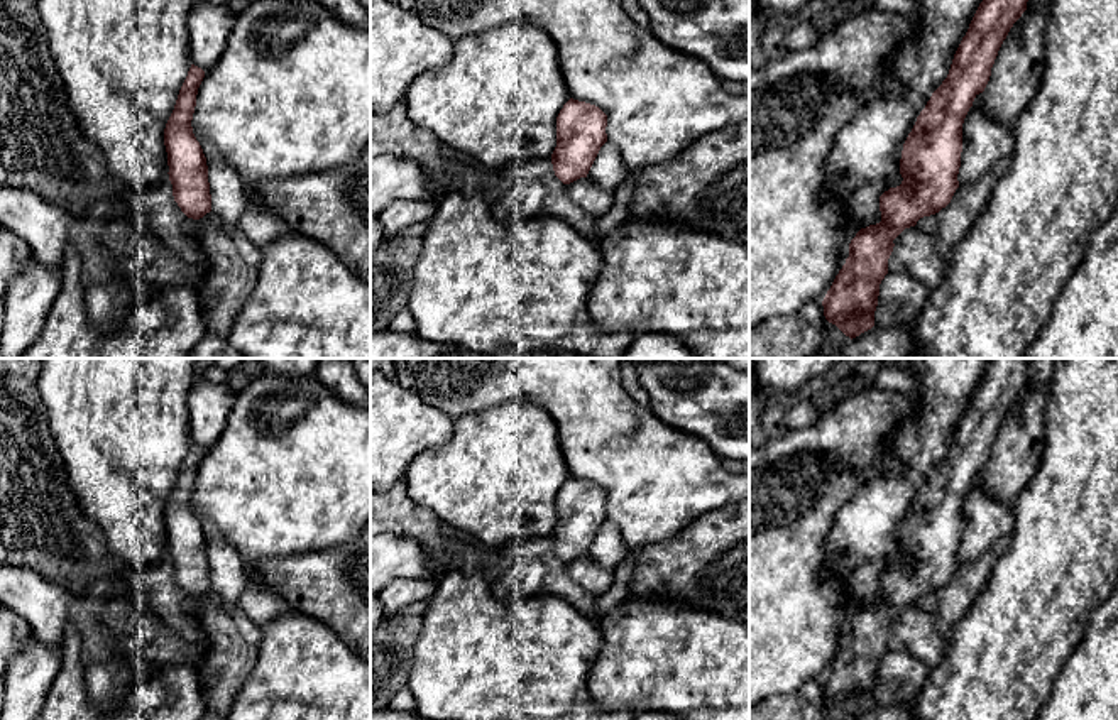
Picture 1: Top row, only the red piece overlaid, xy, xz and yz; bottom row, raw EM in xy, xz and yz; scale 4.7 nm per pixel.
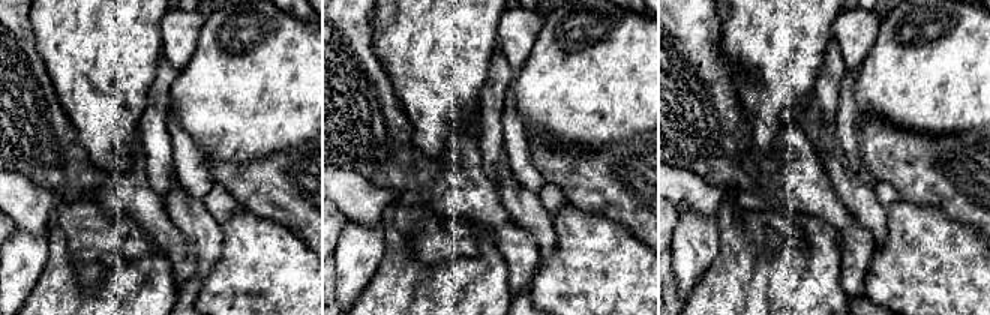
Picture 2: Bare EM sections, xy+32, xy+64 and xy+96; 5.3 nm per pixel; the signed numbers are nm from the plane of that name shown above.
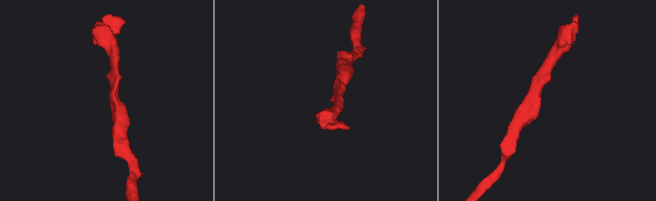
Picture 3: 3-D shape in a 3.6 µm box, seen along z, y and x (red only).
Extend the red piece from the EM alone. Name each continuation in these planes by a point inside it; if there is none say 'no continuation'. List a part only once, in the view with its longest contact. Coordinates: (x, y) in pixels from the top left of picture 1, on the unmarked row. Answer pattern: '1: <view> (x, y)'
no continuation

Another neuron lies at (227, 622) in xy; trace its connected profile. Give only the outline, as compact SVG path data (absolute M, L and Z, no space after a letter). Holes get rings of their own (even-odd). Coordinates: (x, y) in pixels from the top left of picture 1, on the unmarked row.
M213 590L200 597L200 602L198 620L211 641L208 656L198 664L206 701L200 720L228 720L233 698L255 664L262 625Z

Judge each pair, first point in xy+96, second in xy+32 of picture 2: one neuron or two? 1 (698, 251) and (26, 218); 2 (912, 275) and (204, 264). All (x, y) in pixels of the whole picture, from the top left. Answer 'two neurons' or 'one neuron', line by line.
1: two neurons
2: two neurons

